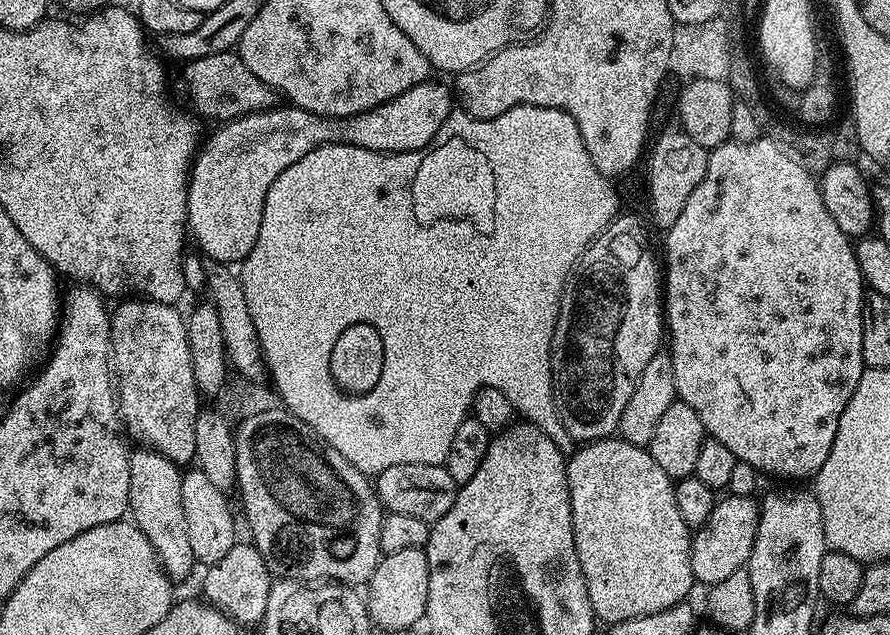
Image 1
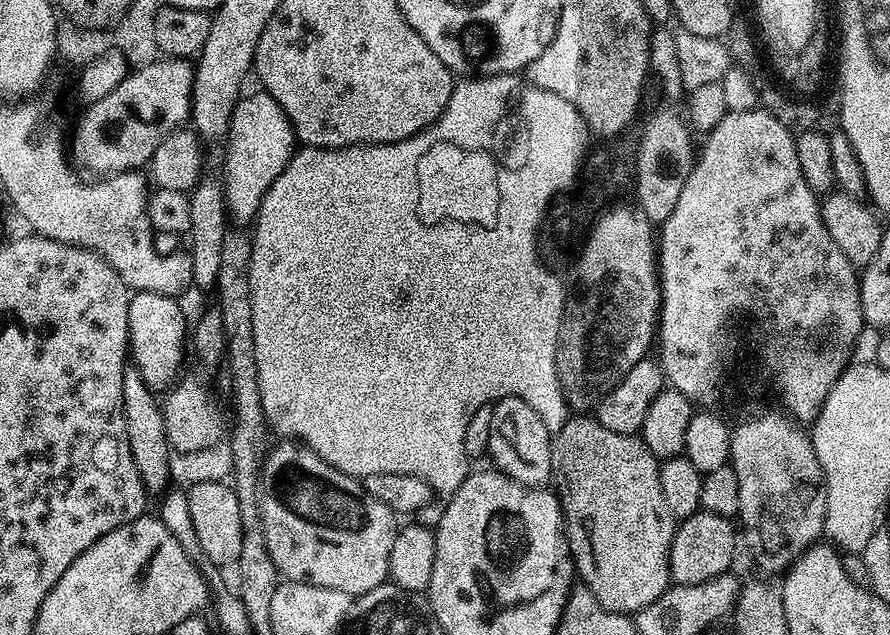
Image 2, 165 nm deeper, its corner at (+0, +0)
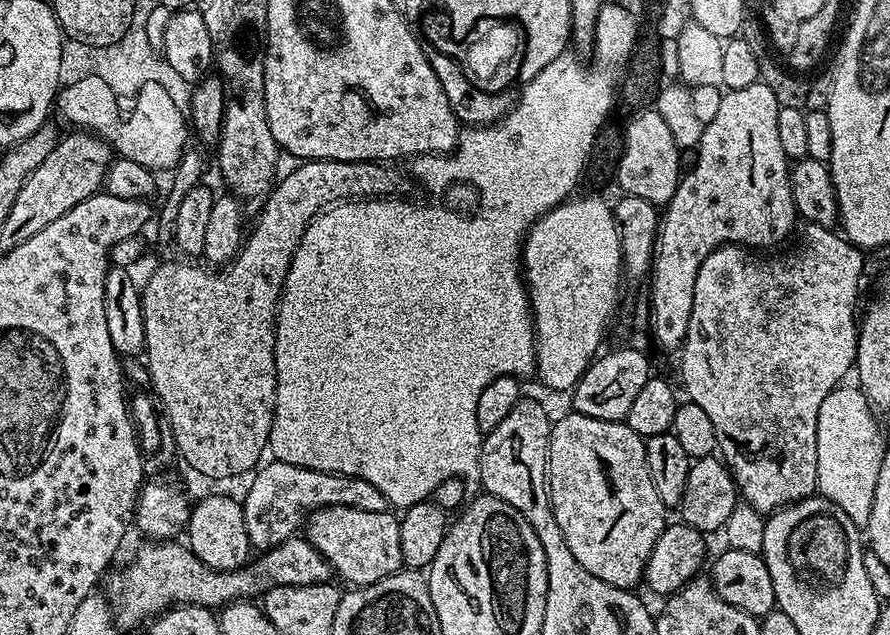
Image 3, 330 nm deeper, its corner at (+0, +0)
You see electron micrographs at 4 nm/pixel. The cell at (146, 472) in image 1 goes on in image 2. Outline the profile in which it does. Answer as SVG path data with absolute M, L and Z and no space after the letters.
M128 366L124 369L122 406L126 418L126 434L130 438L130 454L134 458L134 466L138 466L138 474L144 483L145 493L163 493L173 479L164 409L157 393L143 380L142 374L135 366Z

